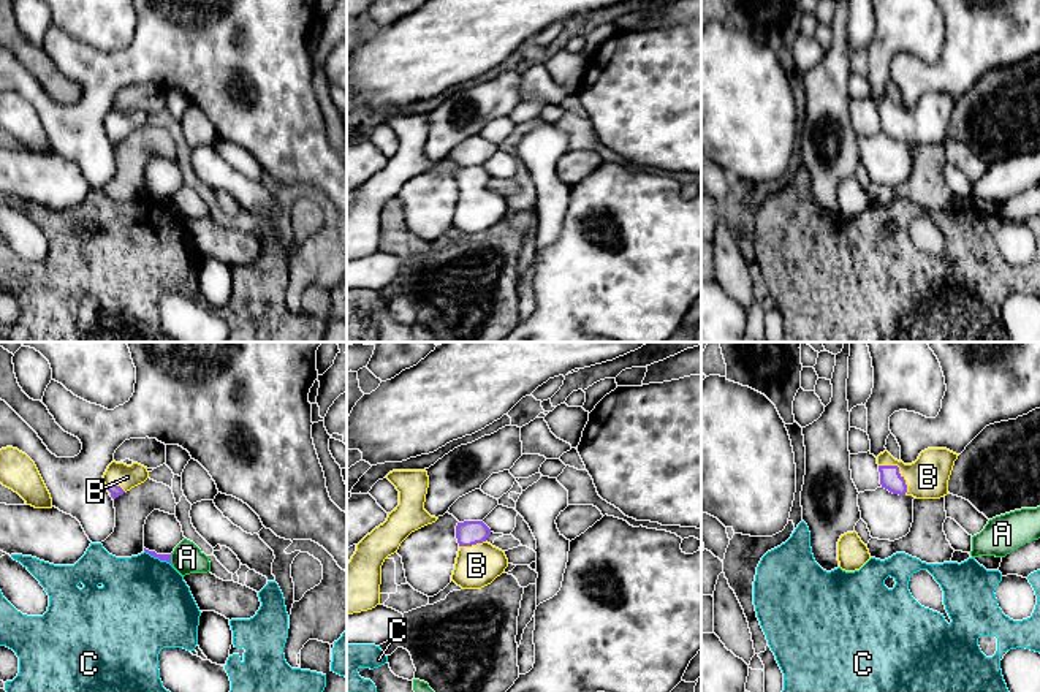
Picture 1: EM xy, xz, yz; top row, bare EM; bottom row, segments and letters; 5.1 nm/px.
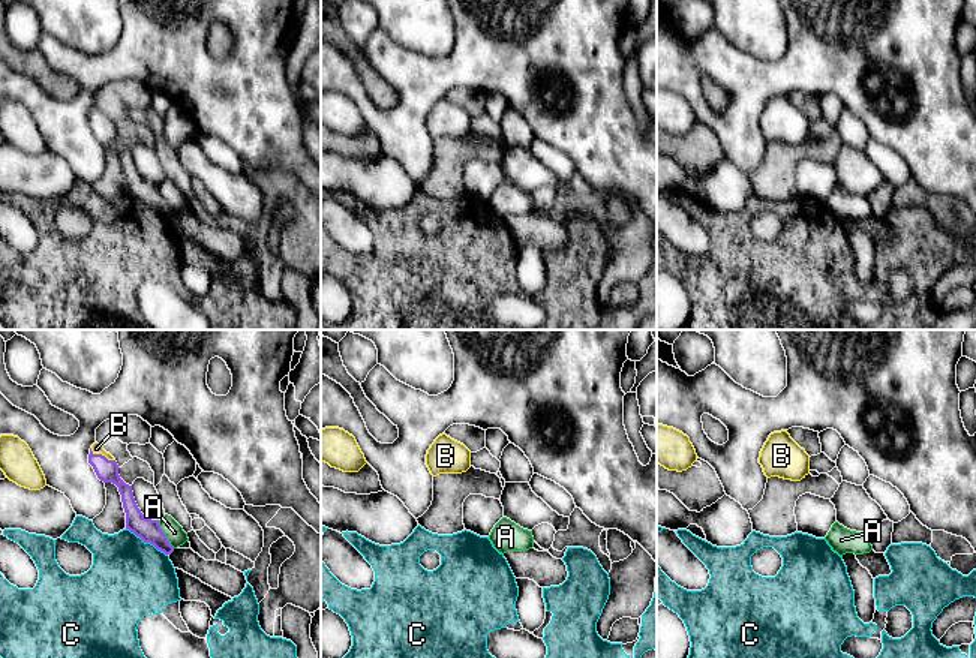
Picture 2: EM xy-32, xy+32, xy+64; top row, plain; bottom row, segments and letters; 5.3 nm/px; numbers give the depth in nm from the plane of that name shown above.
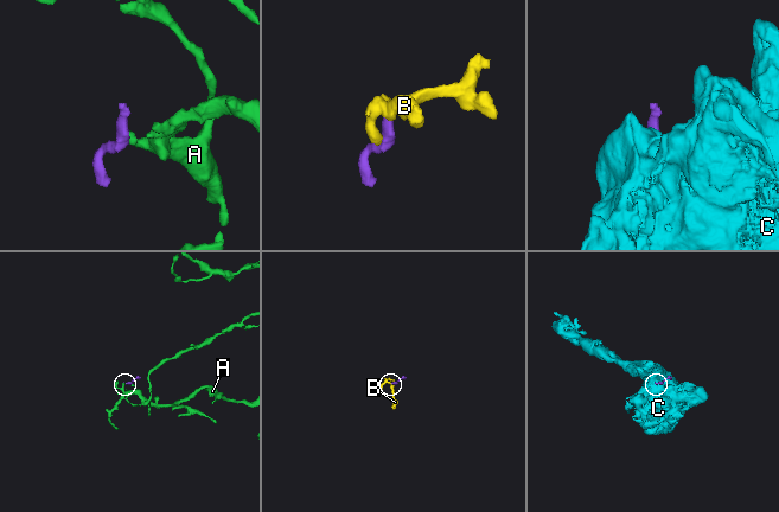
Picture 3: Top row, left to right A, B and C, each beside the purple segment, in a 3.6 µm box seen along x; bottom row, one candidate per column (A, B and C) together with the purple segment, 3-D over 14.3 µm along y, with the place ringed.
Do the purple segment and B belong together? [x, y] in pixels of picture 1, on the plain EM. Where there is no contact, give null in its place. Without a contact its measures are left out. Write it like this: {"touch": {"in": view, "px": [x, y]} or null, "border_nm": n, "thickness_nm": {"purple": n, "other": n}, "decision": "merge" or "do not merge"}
{"touch": {"in": "yz", "px": [898, 117]}, "border_nm": 220, "thickness_nm": {"purple": 110, "other": 220}, "decision": "merge"}

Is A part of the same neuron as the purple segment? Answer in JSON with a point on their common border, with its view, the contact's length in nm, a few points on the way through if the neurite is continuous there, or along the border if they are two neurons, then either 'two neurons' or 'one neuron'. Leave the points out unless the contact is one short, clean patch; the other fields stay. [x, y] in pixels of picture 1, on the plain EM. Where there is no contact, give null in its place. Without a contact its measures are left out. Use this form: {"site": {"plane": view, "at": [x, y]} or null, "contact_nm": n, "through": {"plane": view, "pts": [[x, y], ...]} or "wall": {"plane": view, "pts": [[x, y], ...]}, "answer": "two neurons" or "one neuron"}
{"site": {"plane": "xy", "at": [170, 205]}, "contact_nm": 60, "wall": {"plane": "xy", "pts": [[173, 198], [171, 209]]}, "answer": "two neurons"}

